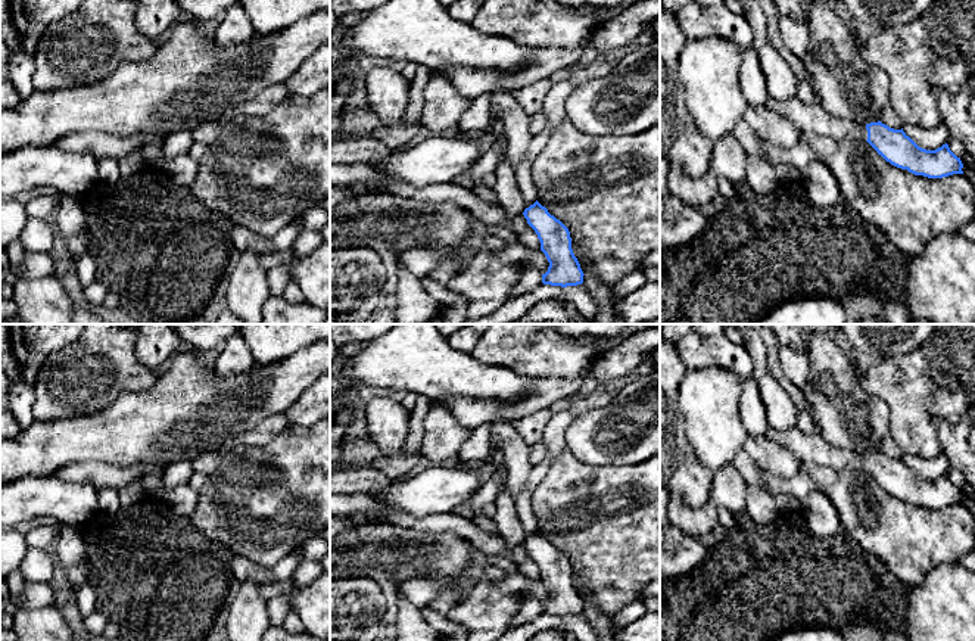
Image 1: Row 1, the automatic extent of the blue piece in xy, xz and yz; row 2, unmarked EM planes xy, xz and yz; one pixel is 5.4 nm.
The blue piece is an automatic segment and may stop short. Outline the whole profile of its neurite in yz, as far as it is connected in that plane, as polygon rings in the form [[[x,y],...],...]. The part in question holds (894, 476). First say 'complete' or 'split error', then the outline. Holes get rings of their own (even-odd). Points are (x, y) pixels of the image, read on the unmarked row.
split error; [[[795,427],[786,432],[770,430],[767,436],[785,446],[798,463],[841,470],[844,467],[867,472],[887,492],[915,505],[943,508],[963,504],[963,494],[943,474],[935,480],[919,477],[904,461],[878,452],[859,454],[834,446],[820,432],[803,432]]]

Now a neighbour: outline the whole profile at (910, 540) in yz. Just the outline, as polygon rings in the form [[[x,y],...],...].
[[[798,463],[813,482],[813,491],[825,494],[835,505],[844,535],[850,542],[878,557],[903,584],[919,585],[941,563],[953,564],[975,550],[975,520],[963,504],[943,508],[915,505],[887,492],[867,472],[841,470]]]

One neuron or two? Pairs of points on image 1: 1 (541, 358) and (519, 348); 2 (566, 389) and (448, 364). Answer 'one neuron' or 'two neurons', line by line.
1: one neuron
2: two neurons

